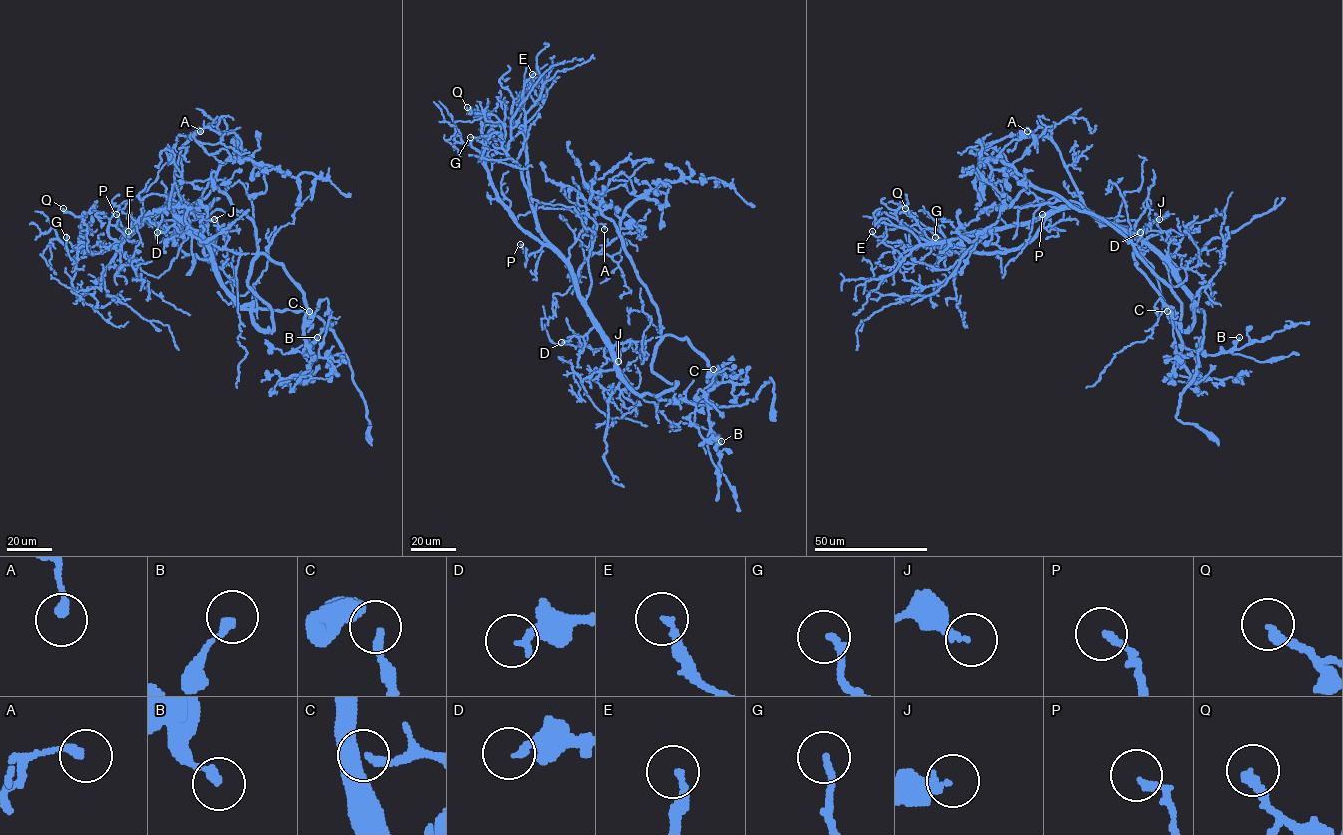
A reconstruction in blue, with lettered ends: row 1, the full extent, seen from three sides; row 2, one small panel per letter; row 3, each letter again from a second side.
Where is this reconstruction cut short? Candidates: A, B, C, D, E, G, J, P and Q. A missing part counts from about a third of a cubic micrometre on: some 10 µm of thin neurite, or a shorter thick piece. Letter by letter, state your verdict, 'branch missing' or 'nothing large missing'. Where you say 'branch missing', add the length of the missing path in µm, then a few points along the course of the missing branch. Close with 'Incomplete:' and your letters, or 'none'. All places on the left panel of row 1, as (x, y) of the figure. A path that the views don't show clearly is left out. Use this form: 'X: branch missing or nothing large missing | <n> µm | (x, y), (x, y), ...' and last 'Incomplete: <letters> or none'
A: nothing large missing
B: nothing large missing
C: nothing large missing
D: nothing large missing
E: nothing large missing
G: nothing large missing
J: nothing large missing
P: nothing large missing
Q: nothing large missing
Incomplete: none

